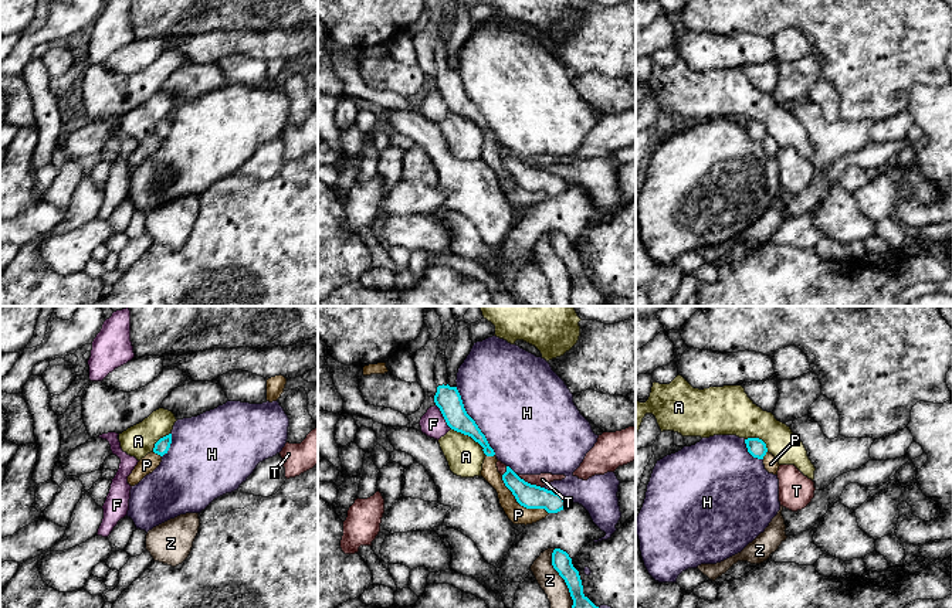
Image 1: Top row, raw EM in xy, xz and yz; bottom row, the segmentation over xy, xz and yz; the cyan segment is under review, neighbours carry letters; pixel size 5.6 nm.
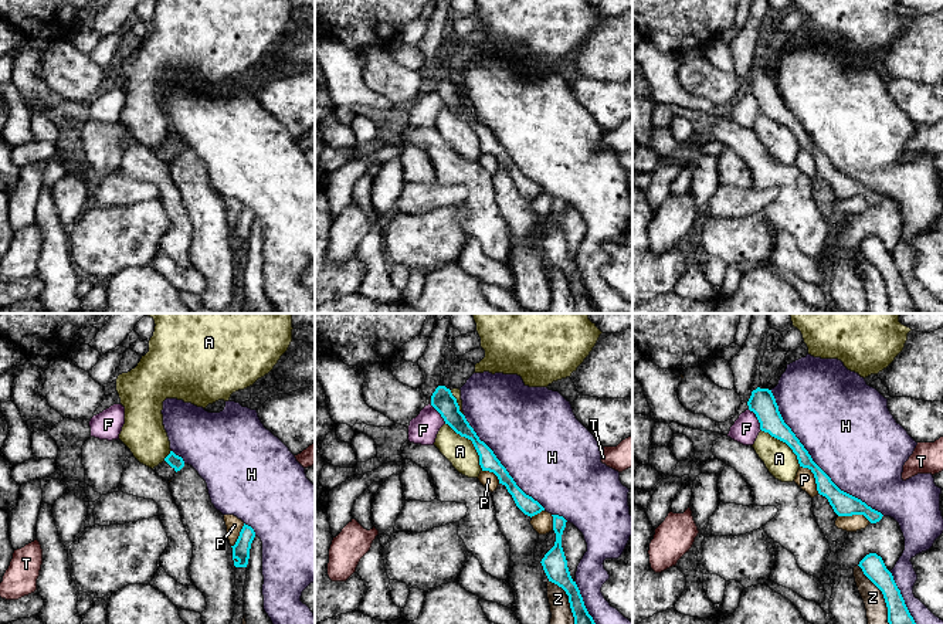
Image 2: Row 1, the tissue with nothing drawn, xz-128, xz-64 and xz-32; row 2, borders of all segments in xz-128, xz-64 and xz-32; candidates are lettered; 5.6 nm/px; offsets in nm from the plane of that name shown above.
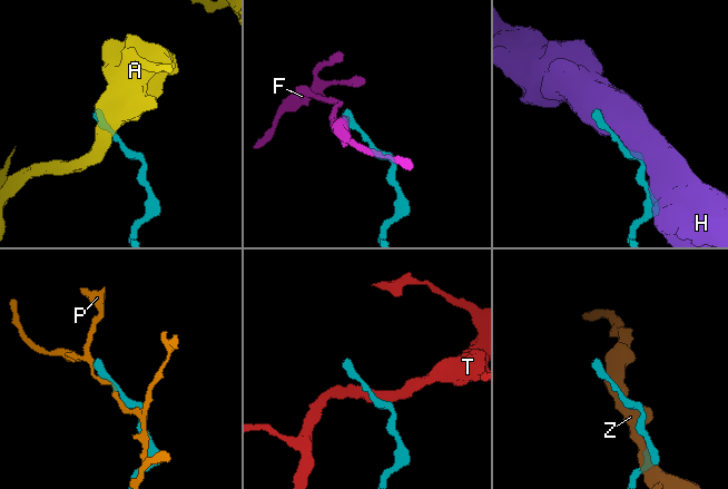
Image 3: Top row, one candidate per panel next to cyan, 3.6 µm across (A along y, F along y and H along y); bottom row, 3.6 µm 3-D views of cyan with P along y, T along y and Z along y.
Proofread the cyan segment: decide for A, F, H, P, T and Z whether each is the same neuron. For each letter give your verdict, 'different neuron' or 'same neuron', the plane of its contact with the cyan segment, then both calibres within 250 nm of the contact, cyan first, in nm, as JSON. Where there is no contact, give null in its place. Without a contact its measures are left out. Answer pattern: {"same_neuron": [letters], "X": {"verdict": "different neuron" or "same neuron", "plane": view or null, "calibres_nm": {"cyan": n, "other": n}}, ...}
{"same_neuron": [], "A": {"verdict": "different neuron", "plane": "xz", "calibres_nm": {"cyan": 150, "other": 200}}, "F": {"verdict": "different neuron", "plane": "xz", "calibres_nm": {"cyan": 150, "other": 140}}, "H": {"verdict": "different neuron", "plane": "xz", "calibres_nm": {"cyan": 150, "other": 500}}, "P": {"verdict": "different neuron", "plane": "xz", "calibres_nm": {"cyan": 140, "other": 110}}, "T": {"verdict": "different neuron", "plane": "xz", "calibres_nm": {"cyan": 140, "other": 70}}, "Z": {"verdict": "different neuron", "plane": "xz", "calibres_nm": {"cyan": 200, "other": 130}}}

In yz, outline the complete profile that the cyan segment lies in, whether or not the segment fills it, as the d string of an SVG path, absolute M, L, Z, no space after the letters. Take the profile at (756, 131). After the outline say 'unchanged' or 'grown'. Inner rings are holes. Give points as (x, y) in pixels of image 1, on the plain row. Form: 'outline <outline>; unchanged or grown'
outline M748 120L745 122L748 135L758 142L763 142L768 135L766 126L759 120Z; unchanged

